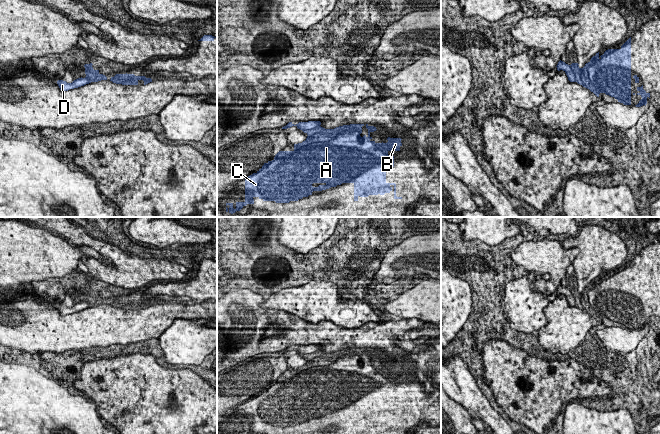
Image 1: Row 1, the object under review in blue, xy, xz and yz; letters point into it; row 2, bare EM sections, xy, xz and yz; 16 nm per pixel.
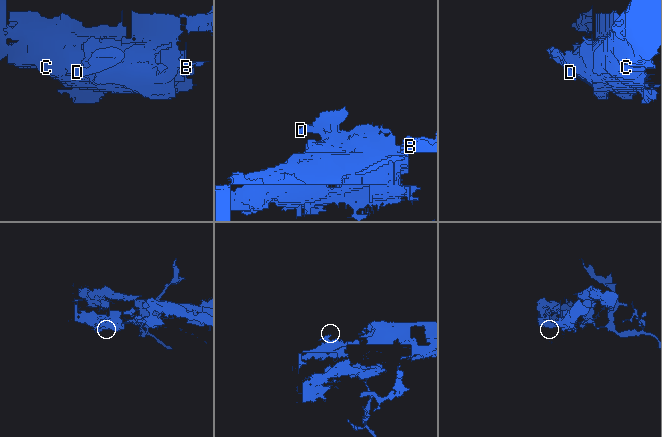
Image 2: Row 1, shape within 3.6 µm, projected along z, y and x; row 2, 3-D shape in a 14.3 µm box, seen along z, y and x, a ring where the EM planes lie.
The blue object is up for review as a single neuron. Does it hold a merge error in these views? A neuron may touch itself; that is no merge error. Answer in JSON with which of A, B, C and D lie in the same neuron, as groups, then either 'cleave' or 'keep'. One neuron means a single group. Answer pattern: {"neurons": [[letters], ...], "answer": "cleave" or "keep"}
{"neurons": [["A", "B", "C"], ["D"]], "answer": "cleave"}

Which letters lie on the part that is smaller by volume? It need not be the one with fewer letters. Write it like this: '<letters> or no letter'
D

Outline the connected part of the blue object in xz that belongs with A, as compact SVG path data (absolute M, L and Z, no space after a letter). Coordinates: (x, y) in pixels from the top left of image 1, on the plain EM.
M350 348L325 353L321 350L311 354L303 354L308 360L302 367L294 368L293 375L279 375L272 385L264 387L256 397L245 402L245 425L226 427L230 431L226 434L241 434L247 428L254 428L254 421L263 425L275 425L276 427L289 427L298 425L303 421L312 419L313 415L322 415L336 411L342 407L354 408L354 425L358 421L369 419L384 419L394 415L394 423L402 423L396 420L396 408L386 406L386 392L394 391L394 380L389 375L400 375L401 362L388 361L387 367L372 365L371 356L376 351L366 348L368 359L360 360L364 348Z

